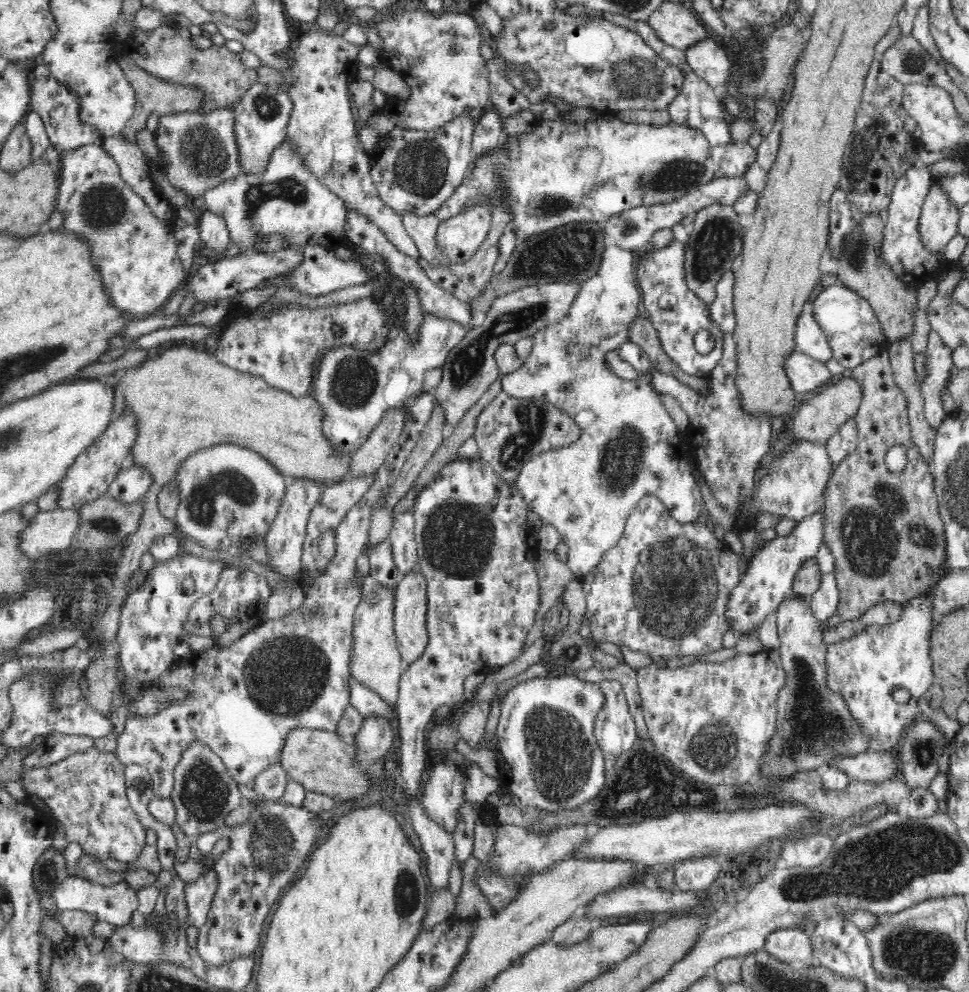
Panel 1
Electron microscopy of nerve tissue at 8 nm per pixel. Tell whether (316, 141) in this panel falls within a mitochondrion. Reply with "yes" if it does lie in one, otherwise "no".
no

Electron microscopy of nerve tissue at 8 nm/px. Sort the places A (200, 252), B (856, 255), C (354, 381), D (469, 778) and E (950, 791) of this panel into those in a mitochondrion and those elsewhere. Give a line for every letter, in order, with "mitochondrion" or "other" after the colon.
A: other
B: mitochondrion
C: mitochondrion
D: other
E: other

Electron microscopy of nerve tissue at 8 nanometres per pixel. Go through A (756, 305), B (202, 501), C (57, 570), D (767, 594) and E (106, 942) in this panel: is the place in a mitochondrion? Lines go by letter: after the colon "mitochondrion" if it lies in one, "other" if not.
A: other
B: mitochondrion
C: mitochondrion
D: other
E: other

